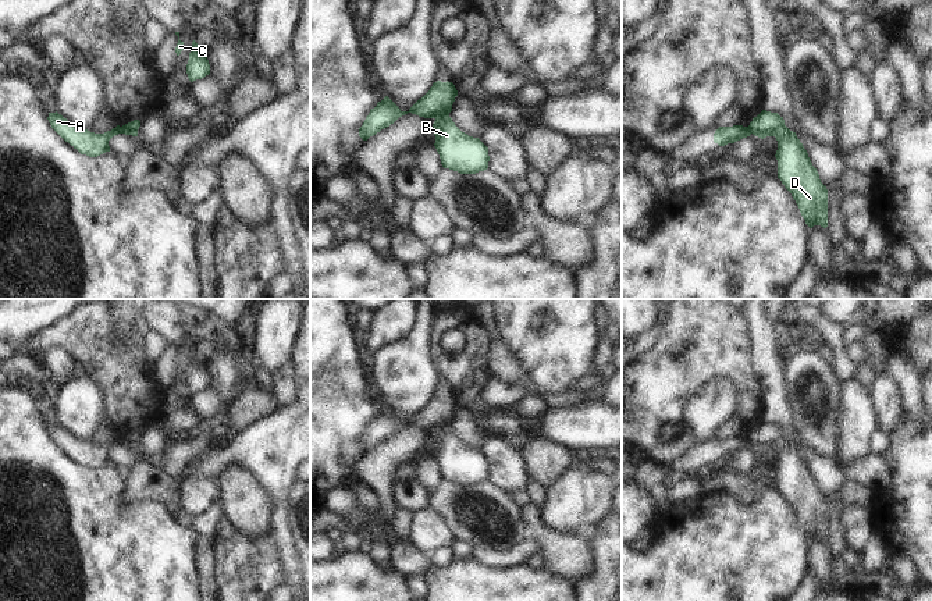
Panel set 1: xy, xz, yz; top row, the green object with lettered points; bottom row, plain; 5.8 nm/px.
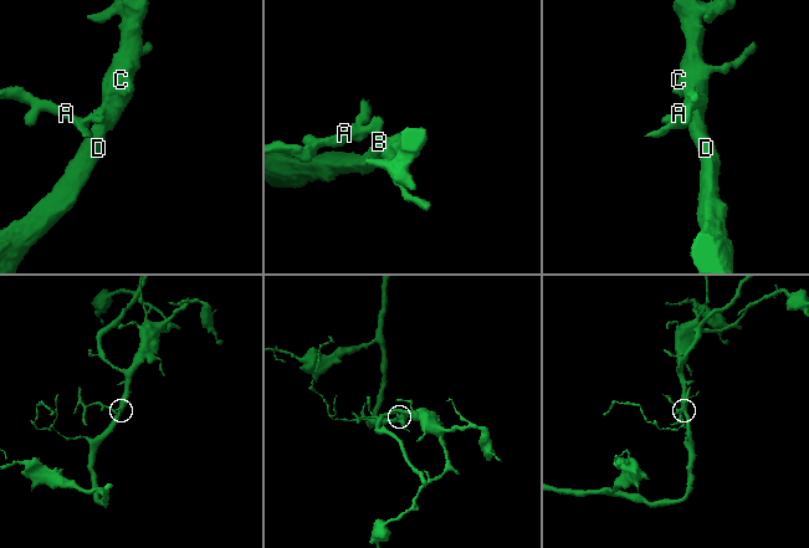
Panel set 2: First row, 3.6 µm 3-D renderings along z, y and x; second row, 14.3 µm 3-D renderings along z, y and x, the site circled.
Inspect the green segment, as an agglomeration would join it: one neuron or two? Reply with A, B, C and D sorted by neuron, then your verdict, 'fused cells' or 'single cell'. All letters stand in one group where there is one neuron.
groups A / B C D; fused cells

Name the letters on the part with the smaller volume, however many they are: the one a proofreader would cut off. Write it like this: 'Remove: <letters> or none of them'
Remove: A.

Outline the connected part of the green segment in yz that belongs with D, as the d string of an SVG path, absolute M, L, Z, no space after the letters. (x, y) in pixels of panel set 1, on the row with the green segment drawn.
M762 110L748 125L753 135L778 141L778 178L796 200L805 224L828 227L828 189L821 182L807 150L796 132L785 125L778 113Z

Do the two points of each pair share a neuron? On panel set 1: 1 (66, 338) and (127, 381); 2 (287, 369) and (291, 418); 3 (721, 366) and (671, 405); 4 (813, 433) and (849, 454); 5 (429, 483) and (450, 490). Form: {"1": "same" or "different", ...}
{"1": "same", "2": "different", "3": "same", "4": "different", "5": "different"}

